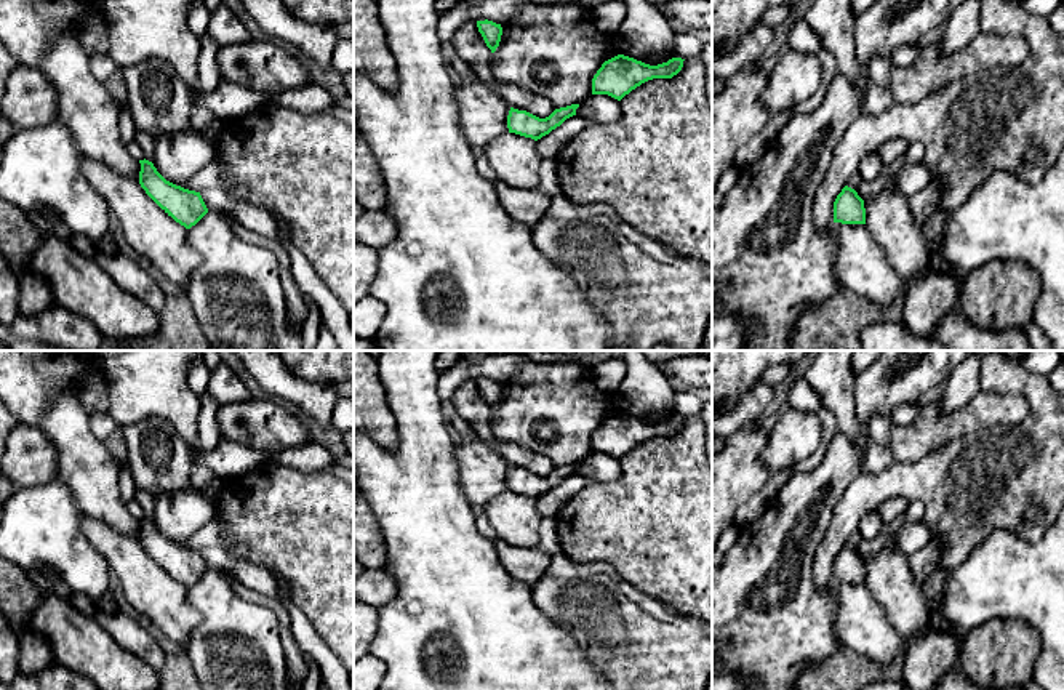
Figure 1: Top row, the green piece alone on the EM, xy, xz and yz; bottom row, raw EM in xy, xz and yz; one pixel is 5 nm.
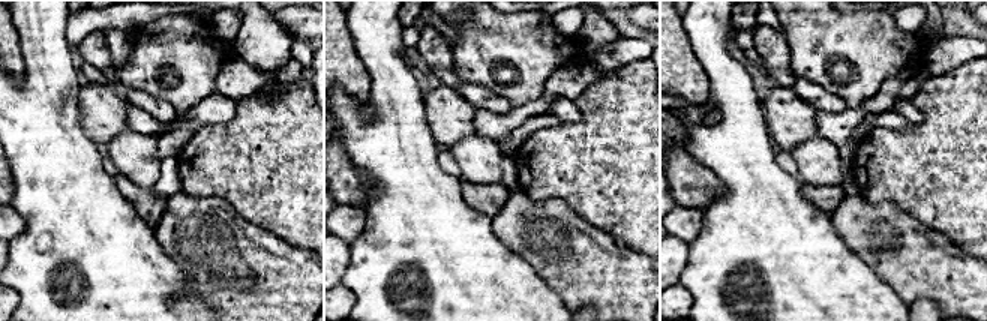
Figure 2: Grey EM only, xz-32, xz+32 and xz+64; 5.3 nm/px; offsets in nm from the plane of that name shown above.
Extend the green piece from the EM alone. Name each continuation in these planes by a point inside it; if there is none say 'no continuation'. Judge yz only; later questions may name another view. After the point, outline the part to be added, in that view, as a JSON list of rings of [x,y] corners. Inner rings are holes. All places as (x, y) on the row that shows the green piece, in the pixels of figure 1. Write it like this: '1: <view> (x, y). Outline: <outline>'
no continuation

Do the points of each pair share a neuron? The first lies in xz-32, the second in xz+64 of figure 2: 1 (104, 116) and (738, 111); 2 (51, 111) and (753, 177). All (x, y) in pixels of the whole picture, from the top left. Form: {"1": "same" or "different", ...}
{"1": "different", "2": "same"}

